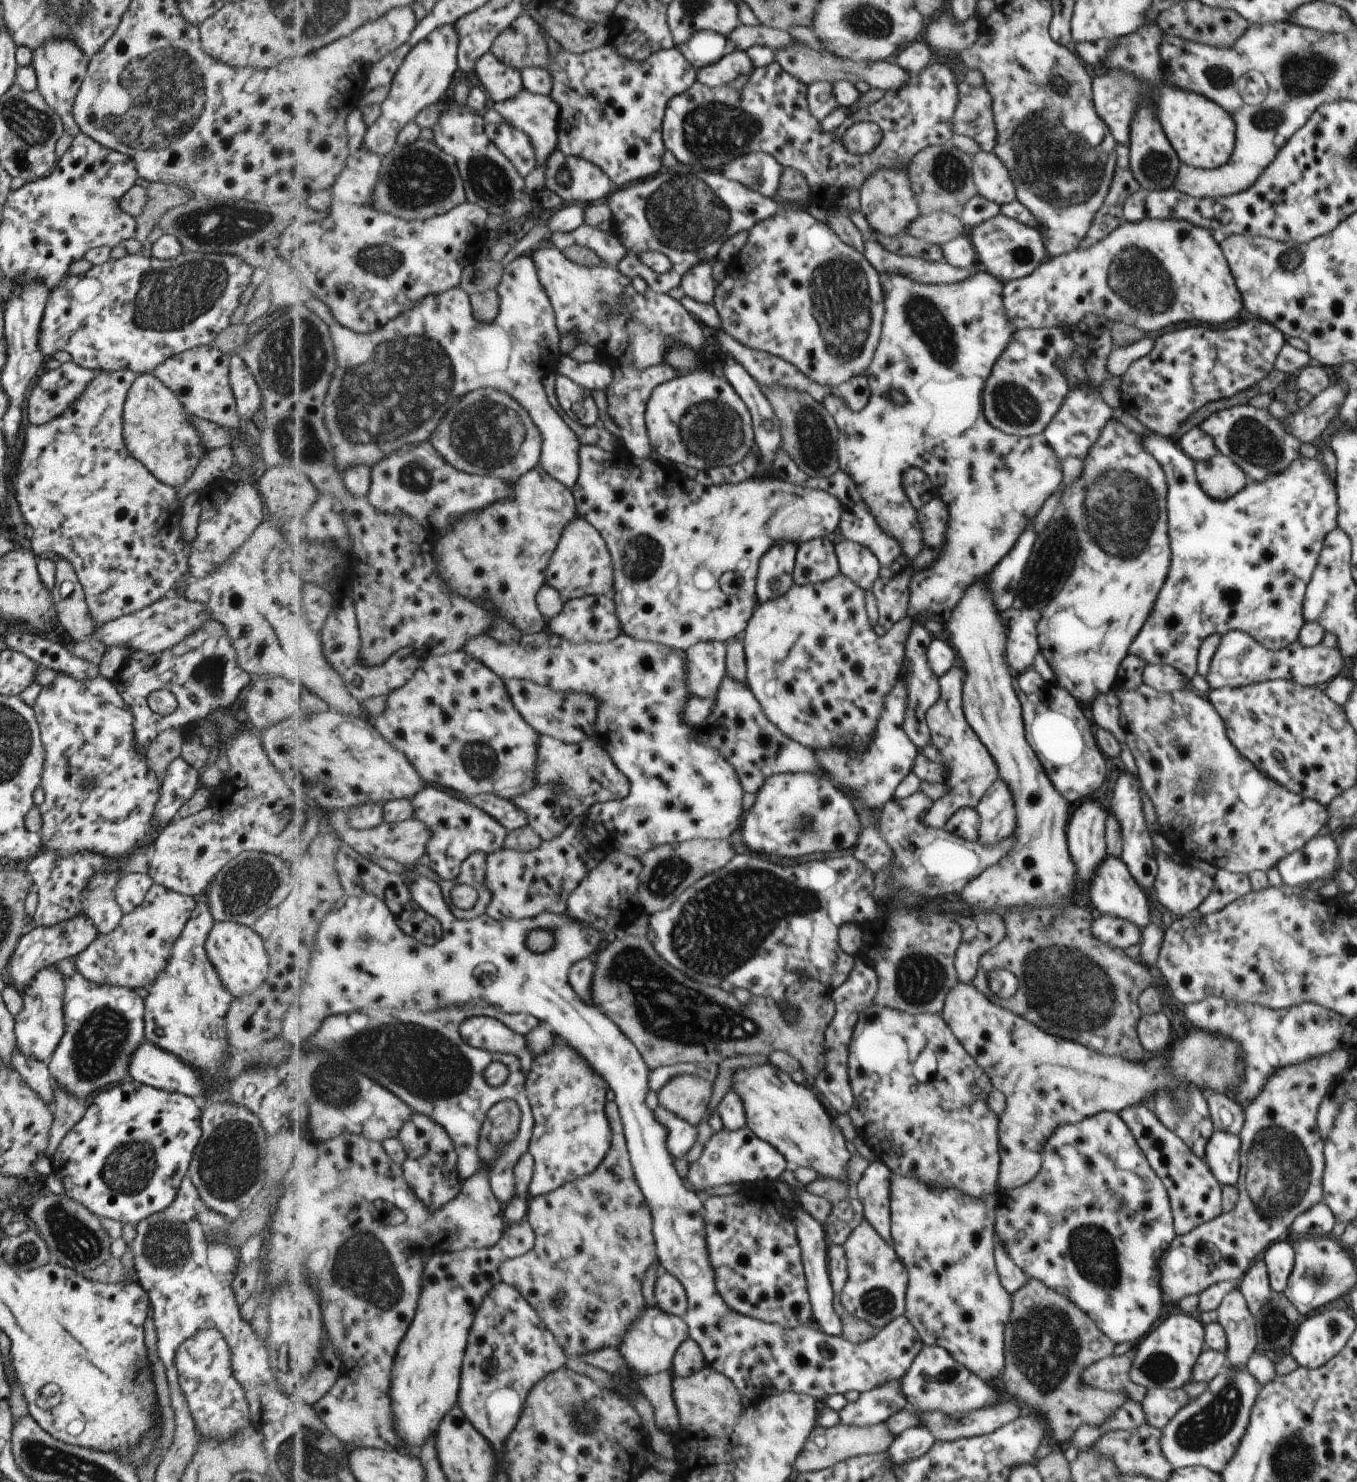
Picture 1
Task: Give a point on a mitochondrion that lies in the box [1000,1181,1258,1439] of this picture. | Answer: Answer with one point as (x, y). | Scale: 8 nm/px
(1043, 1332)

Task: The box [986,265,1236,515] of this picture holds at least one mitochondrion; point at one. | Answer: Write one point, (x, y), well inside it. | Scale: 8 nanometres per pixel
(1014, 406)

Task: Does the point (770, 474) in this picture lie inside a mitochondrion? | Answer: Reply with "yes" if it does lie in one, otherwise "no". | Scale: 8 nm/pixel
no

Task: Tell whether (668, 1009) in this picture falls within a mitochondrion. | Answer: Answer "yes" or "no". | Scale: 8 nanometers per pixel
yes

